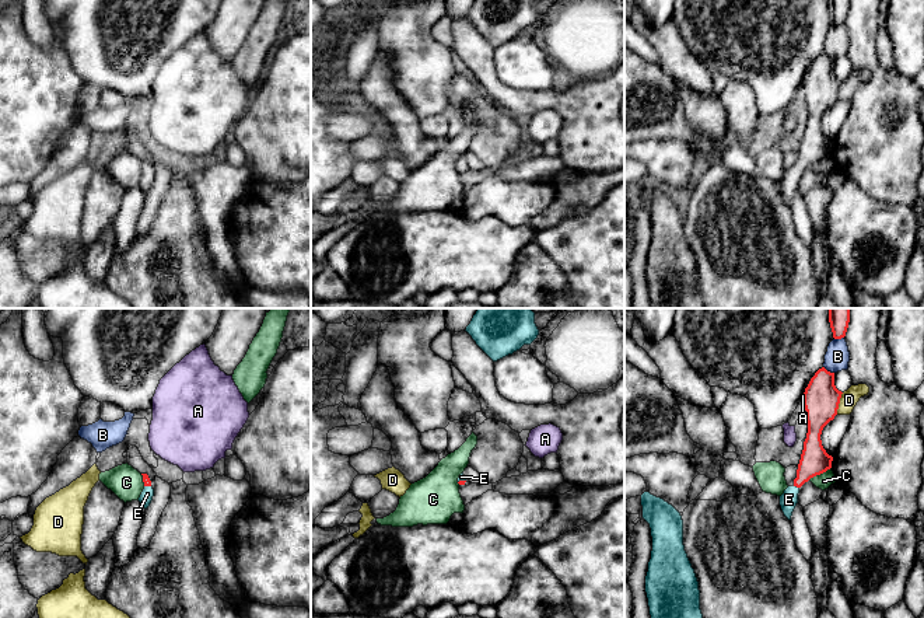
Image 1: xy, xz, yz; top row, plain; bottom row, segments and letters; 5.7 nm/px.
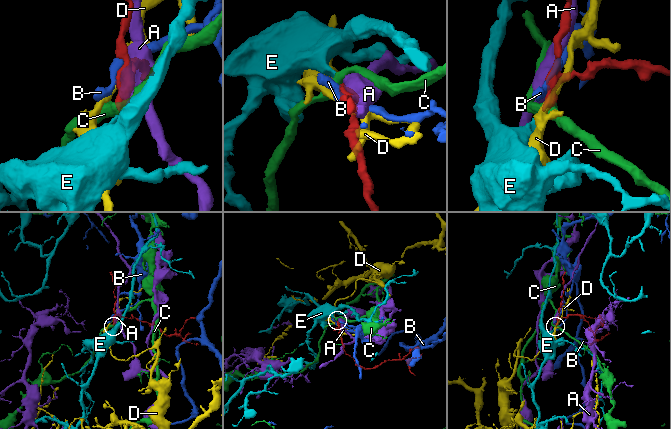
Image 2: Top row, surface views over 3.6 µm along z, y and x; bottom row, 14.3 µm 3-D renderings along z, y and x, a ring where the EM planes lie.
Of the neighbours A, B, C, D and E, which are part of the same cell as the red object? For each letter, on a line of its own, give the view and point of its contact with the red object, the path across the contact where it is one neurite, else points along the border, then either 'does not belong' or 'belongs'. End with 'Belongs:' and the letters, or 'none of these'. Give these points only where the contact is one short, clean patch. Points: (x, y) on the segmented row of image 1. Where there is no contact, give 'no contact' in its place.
A: yz (804, 398) | does not belong
B: yz (829, 372) | does not belong
C: yz (819, 474) | along yz (830, 467), (808, 479) | does not belong
D: yz (839, 402) | along yz (843, 393), (836, 414) | does not belong
E: yz (797, 486) | across yz (814, 461), (797, 486), (788, 499) | belongs
Belongs: E

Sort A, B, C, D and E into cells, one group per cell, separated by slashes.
A / B / C / D / E

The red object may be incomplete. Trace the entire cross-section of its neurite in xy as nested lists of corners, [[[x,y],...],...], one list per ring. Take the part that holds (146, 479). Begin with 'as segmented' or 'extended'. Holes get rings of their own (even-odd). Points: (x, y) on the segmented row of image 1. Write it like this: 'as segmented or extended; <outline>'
extended; [[[141,474],[141,475],[143,475],[143,482],[144,482],[144,489],[139,497],[139,502],[141,503],[144,509],[147,509],[153,500],[154,489],[151,486],[151,481],[148,475],[147,474]]]

